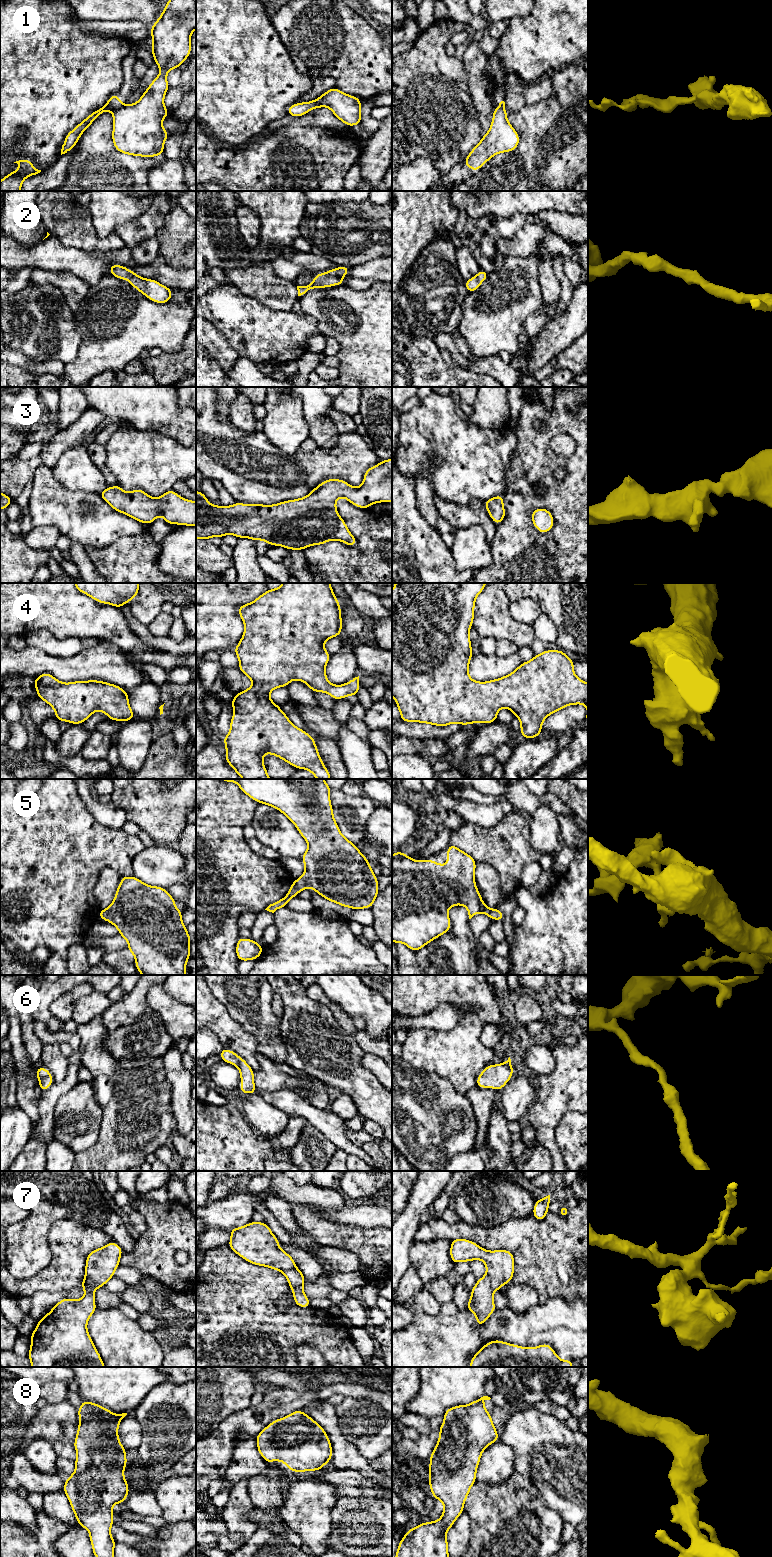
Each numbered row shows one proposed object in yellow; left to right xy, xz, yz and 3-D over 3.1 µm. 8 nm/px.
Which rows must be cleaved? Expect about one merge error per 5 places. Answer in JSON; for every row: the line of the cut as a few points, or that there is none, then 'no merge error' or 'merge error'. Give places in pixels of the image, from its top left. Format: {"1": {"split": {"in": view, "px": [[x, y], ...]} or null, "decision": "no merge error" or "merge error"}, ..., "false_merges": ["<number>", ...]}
{"1": {"split": {"in": "xy", "px": [[124, 105], [112, 111]]}, "decision": "merge error"}, "2": {"split": null, "decision": "no merge error"}, "3": {"split": null, "decision": "no merge error"}, "4": {"split": null, "decision": "no merge error"}, "5": {"split": null, "decision": "no merge error"}, "6": {"split": null, "decision": "no merge error"}, "7": {"split": {"in": "yz", "px": [[486, 1274], [493, 1291]]}, "decision": "merge error"}, "8": {"split": null, "decision": "no merge error"}, "false_merges": ["1", "7"]}

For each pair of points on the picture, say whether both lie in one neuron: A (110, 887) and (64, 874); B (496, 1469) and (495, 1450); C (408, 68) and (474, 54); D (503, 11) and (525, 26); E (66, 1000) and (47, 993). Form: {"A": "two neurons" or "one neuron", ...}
{"A": "two neurons", "B": "one neuron", "C": "two neurons", "D": "two neurons", "E": "two neurons"}

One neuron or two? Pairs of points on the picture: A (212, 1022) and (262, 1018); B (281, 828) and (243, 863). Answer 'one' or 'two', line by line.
A: two
B: two

